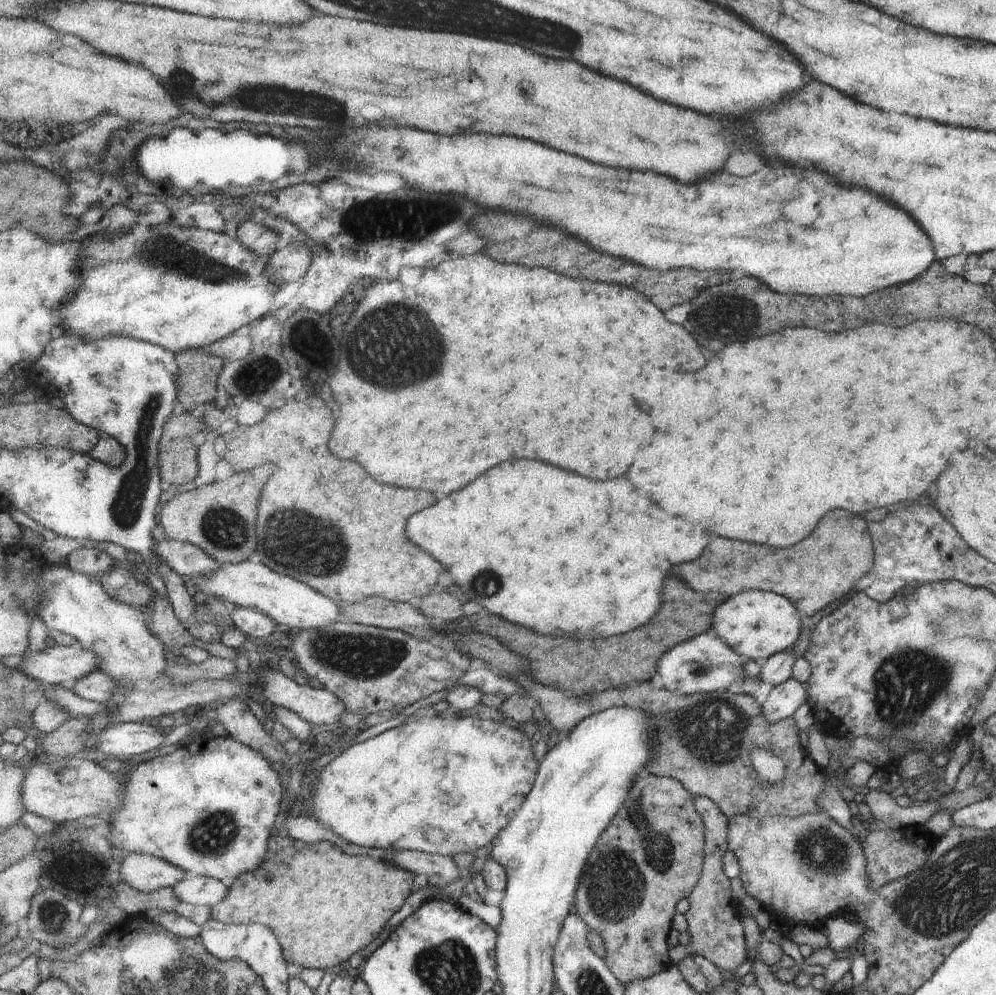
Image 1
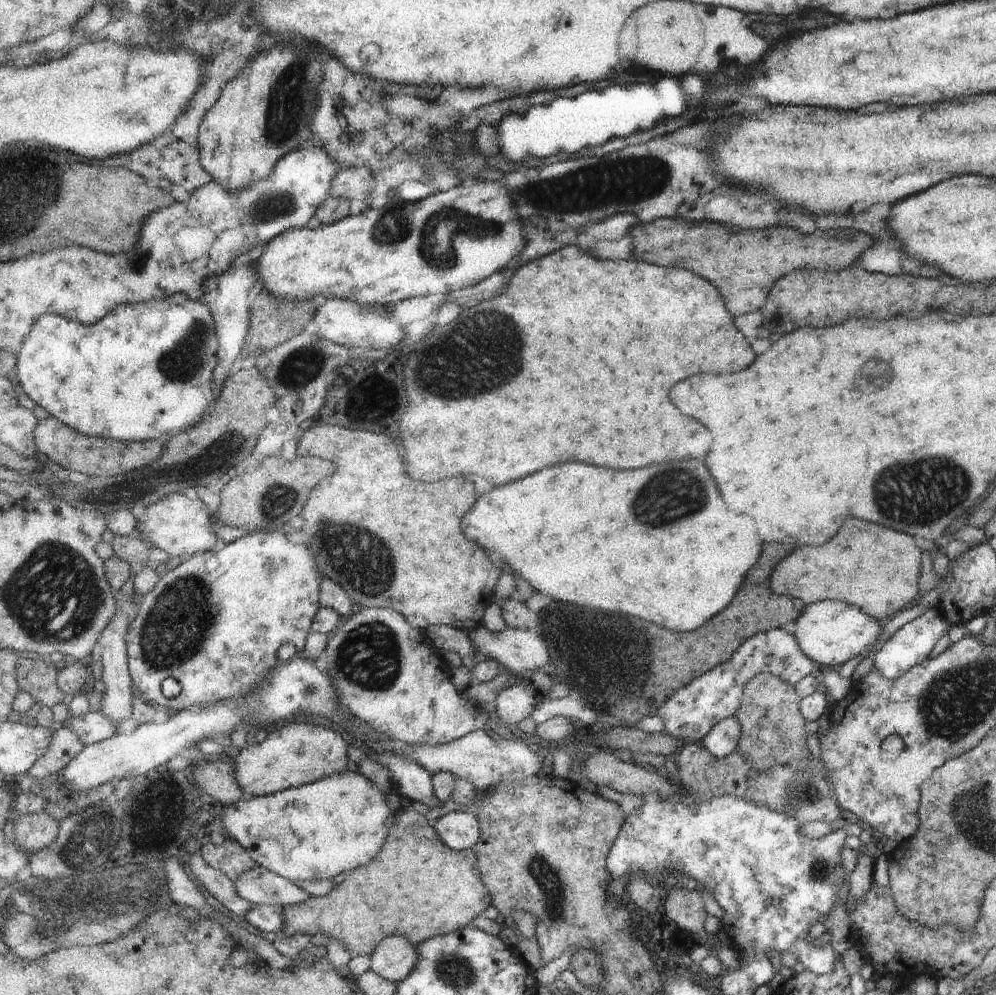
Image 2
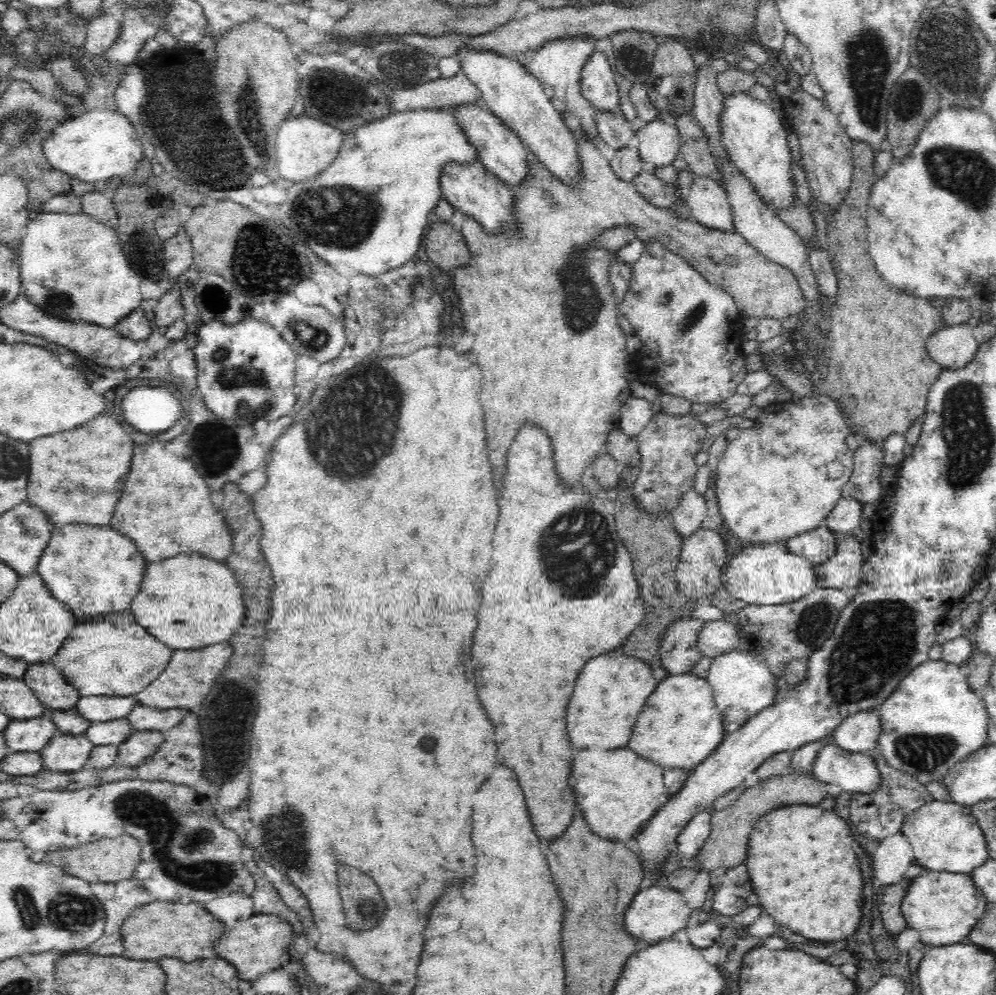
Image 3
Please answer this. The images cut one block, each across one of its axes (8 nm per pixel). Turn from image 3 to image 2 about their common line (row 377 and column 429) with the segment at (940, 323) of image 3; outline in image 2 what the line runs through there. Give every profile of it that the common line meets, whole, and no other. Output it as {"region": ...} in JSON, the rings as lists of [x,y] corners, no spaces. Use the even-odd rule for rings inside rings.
{"region":[[[411,804],[409,808],[396,813],[395,824],[391,826],[387,837],[387,846],[383,846],[383,854],[379,854],[371,866],[347,872],[345,878],[338,879],[335,888],[326,895],[311,897],[298,905],[285,906],[280,935],[326,934],[341,942],[353,957],[369,957],[385,938],[395,934],[407,936],[409,942],[413,940],[413,944],[419,945],[439,934],[448,935],[472,925],[483,910],[493,905],[492,894],[481,880],[477,862],[479,858],[473,849],[455,852],[455,849],[445,844],[425,817],[425,807]]]}

